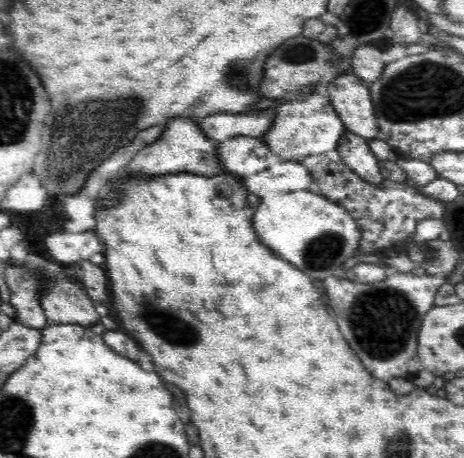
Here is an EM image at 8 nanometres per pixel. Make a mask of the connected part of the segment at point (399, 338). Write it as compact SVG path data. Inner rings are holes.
M330 272L326 280L322 280L340 332L366 370L380 380L396 377L411 379L423 369L417 353L418 331L424 315L435 306L434 296L438 288L447 281L446 277L441 276L398 272L389 272L384 280L374 284L352 282L330 276Z

